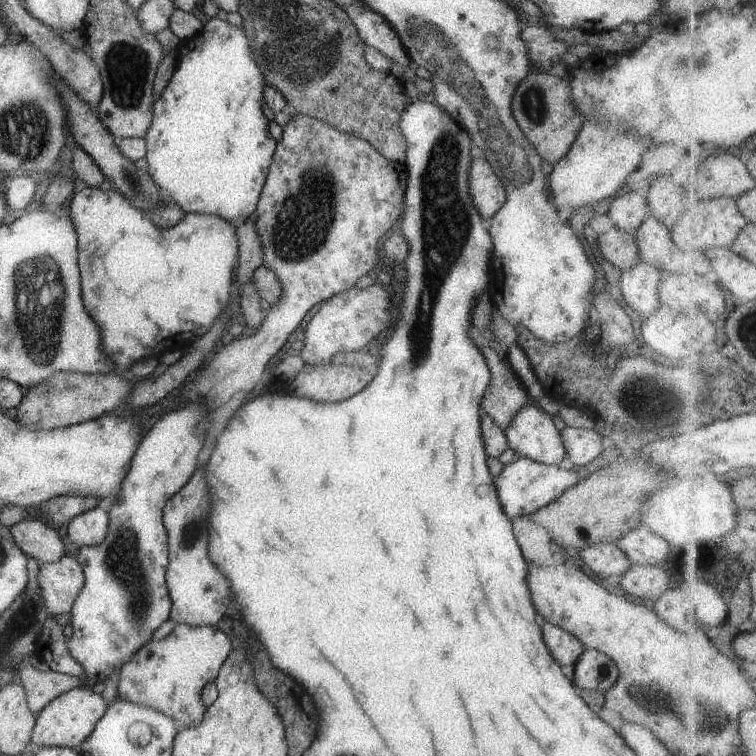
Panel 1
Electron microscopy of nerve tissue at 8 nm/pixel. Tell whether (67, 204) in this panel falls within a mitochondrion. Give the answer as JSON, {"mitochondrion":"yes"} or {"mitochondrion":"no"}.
{"mitochondrion":"no"}

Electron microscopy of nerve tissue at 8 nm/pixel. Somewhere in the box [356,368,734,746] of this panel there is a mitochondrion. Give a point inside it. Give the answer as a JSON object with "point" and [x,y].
{"point":[650,699]}

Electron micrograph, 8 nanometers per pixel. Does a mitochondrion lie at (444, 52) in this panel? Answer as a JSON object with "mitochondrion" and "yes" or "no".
{"mitochondrion":"yes"}

